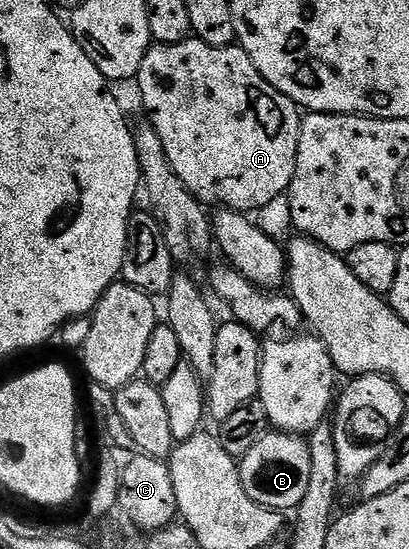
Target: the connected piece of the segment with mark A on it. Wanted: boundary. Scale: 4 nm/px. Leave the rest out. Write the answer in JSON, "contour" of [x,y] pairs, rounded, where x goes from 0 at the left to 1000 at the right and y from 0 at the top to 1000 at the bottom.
{"contour":[[[484,71],[435,75],[421,82],[372,80],[340,124],[335,153],[340,153],[340,169],[350,175],[350,191],[359,197],[362,209],[369,211],[362,213],[364,224],[379,233],[394,253],[394,268],[403,268],[403,282],[423,304],[423,311],[433,311],[433,326],[443,326],[443,333],[452,333],[452,341],[489,366],[516,377],[553,377],[579,381],[587,388],[611,390],[616,384],[645,381],[650,373],[667,370],[667,362],[699,353],[702,342],[711,339],[716,311],[726,304],[726,260],[731,259],[736,200],[721,186],[709,184],[694,169],[675,166],[633,135],[619,107],[609,107],[604,95],[587,89],[582,80],[555,86],[521,86]]]}

